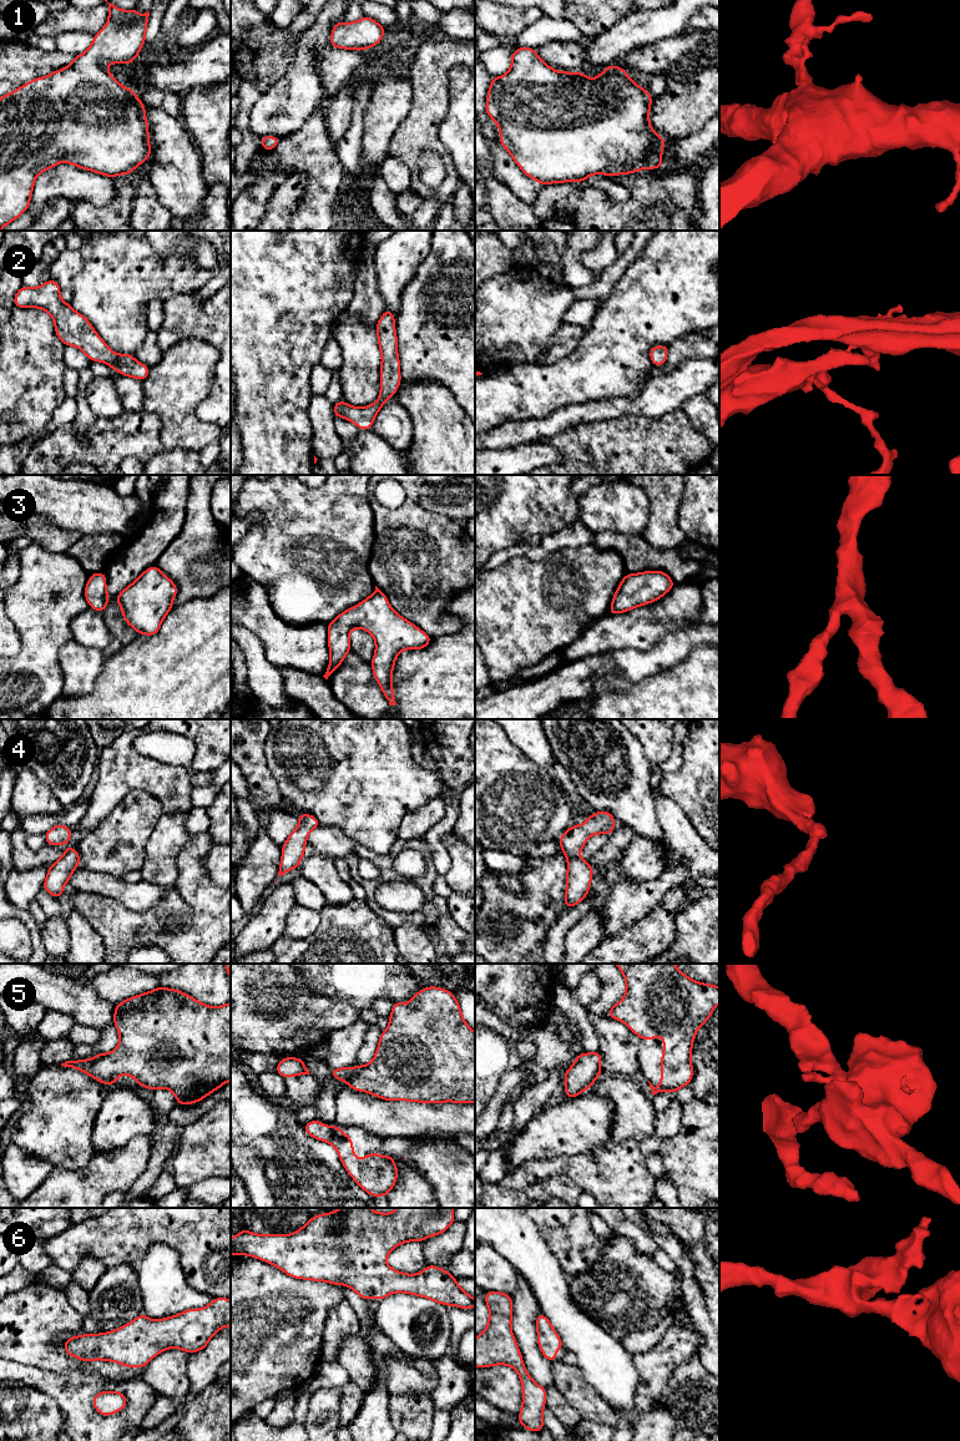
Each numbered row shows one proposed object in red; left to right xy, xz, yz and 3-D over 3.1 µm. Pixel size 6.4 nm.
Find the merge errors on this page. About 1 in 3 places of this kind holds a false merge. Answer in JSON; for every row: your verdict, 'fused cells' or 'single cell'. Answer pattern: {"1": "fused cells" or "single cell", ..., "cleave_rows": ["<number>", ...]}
{"1": "single cell", "2": "single cell", "3": "single cell", "4": "single cell", "5": "single cell", "6": "single cell", "cleave_rows": []}

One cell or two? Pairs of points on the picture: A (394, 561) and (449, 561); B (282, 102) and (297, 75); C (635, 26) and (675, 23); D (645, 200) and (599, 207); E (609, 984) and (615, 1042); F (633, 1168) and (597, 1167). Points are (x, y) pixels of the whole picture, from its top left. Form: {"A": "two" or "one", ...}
{"A": "one", "B": "one", "C": "one", "D": "one", "E": "one", "F": "one"}

